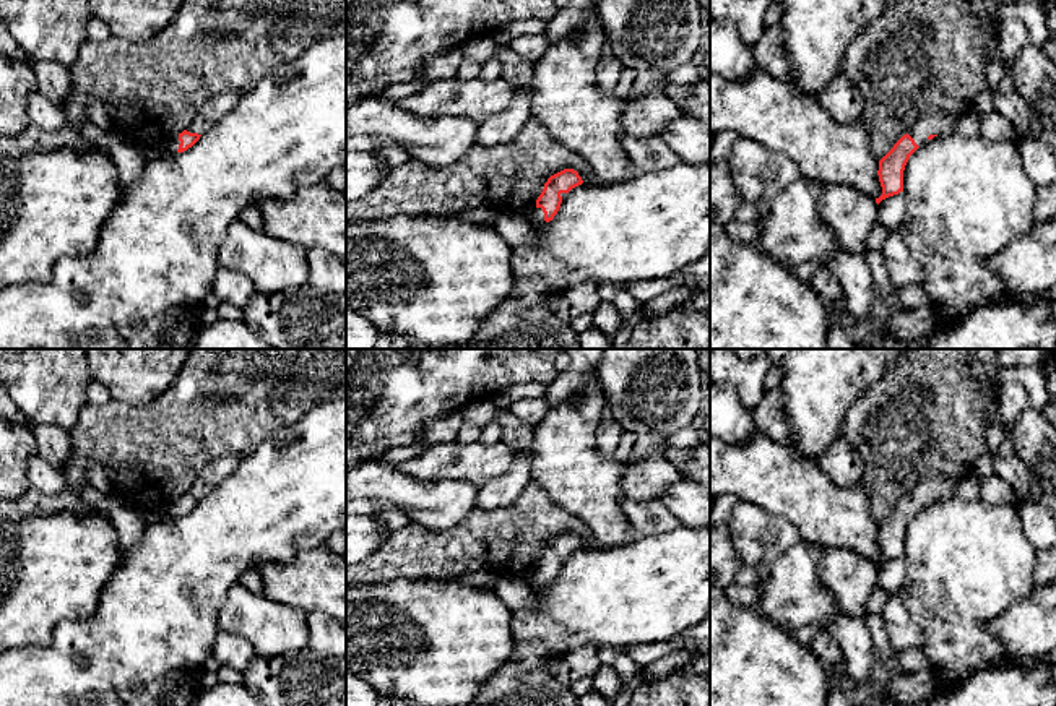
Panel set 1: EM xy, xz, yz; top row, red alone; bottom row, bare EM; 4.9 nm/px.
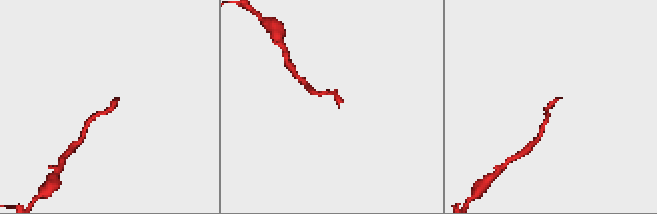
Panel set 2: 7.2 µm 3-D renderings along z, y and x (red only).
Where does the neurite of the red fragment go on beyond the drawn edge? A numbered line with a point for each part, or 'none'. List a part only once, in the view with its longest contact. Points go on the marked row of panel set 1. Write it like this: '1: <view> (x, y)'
1: xz (536, 216)

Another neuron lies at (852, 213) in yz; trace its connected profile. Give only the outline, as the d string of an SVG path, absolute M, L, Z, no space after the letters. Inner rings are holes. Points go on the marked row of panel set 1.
M824 183L820 209L832 222L843 250L866 255L866 240L877 222L877 203L850 185Z

